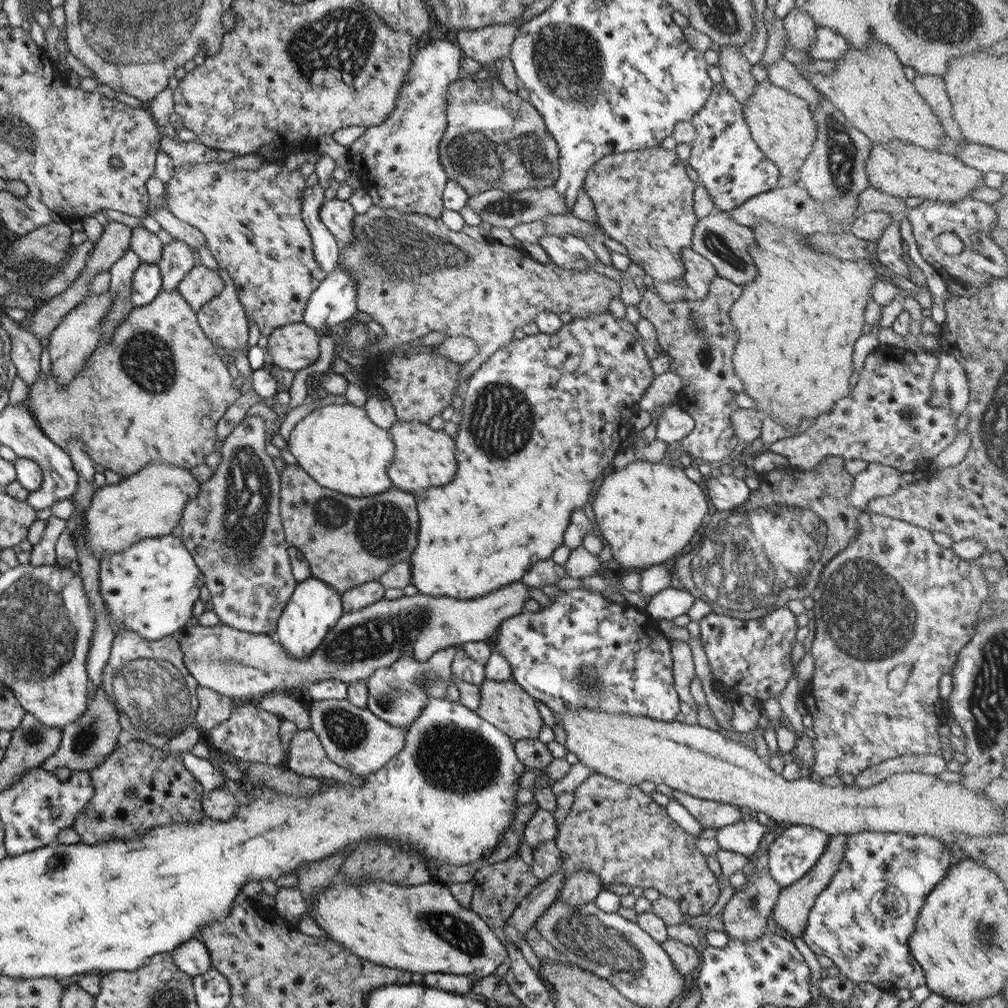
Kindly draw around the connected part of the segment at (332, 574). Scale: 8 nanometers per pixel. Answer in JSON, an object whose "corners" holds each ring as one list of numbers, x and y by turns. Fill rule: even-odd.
{"corners":[[296,464,285,465,278,478,280,479,280,520,287,545,293,545,295,548,298,548,308,562,311,576,322,580,327,586,335,590,339,596,347,592,349,588,355,588,355,586,359,586,359,584,377,580,379,576,390,566,393,566,395,562,407,560,407,556,409,556,413,548,416,547,415,542,418,534,418,522,417,512,415,512,415,508,413,508,414,492,405,494,405,492,401,492,401,490,387,490,387,492,377,494,377,496,362,498,346,496,339,492,331,492,331,490,327,490,327,488,321,488,317,482,314,482,310,476]]}

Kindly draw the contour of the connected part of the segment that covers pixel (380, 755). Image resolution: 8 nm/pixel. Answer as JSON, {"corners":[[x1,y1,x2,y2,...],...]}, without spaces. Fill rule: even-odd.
{"corners":[[346,698,341,700,313,700,307,709,309,729,317,736,327,758,346,768,353,775,363,776,383,768,402,748,405,729,393,728,367,708,357,708]]}

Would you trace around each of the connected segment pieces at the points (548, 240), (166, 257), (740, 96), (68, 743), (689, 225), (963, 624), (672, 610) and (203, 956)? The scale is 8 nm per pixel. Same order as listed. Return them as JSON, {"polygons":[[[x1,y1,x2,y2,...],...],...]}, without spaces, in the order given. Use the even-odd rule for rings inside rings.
{"polygons":[[[573,235,540,236,539,244,549,262,555,262,561,267,585,270,592,268,598,261,593,249,582,238]],[[175,239,162,245,161,257,156,263,162,290,176,290,185,273,198,263,194,251,189,252,189,249,184,242]],[[727,45,720,48,717,65,720,68,723,84,743,106,756,83,751,75,751,64,741,56,739,48]],[[97,687,91,694,88,694,88,701,85,710,73,722,69,722,60,732,61,739,58,749,49,756,49,760,42,760,40,767,47,772,54,768,65,767,70,771,90,771,92,768,101,765,105,758,116,748,118,736,121,732,119,716,114,704,109,702,104,687]],[[660,146,645,148,643,150,629,150,627,152,619,152,602,156,597,162,593,163,587,170,587,174,583,179,581,192,588,195,595,207,596,224,601,226,604,234,613,238,622,244,627,252,627,257,631,263,641,267,644,274,649,275,652,280,661,280,663,282,674,281,683,276,685,269,683,269,683,262,680,260,680,250,683,247,689,247,691,244,691,237,693,236,693,227,697,222,695,214,693,213,693,196,694,183,687,177,685,173,685,163,675,155,674,149,665,150]],[[867,508,858,514,853,539,845,549,828,560,828,563,822,568,811,594,815,614,815,633,808,653,813,659,814,667,811,678,799,696,799,700,802,701,805,710,812,718,811,729,815,733,815,739,811,741,814,763,811,770,808,771,809,776,818,779,833,776,833,774,839,776,842,773,857,775,862,770,879,764,881,761,905,755,933,754,941,756,942,737,937,734,937,726,944,722,944,718,942,716,943,702,938,693,938,682,944,674,952,671,958,652,970,639,975,627,977,609,981,602,985,602,987,599,989,583,983,577,982,568,994,568,1000,571,1003,564,1001,555,992,552,985,552,970,561,963,560,955,556,950,548,943,548,943,546,935,544,931,533,923,528,899,521,897,518,869,513]],[[667,587,651,596,651,600,645,606,645,612,651,619,671,620,685,615,693,602,690,592]],[[191,938,183,944,179,944,171,953,173,964,179,971,193,978,205,974,211,968,211,959,207,953,207,947,203,945,199,938]]]}

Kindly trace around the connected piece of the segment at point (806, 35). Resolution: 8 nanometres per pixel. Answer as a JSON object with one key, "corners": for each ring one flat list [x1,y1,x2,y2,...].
{"corners":[[794,7,783,18,783,27,789,45,793,49,808,53,813,40,815,40,816,29,811,18,805,12]]}

